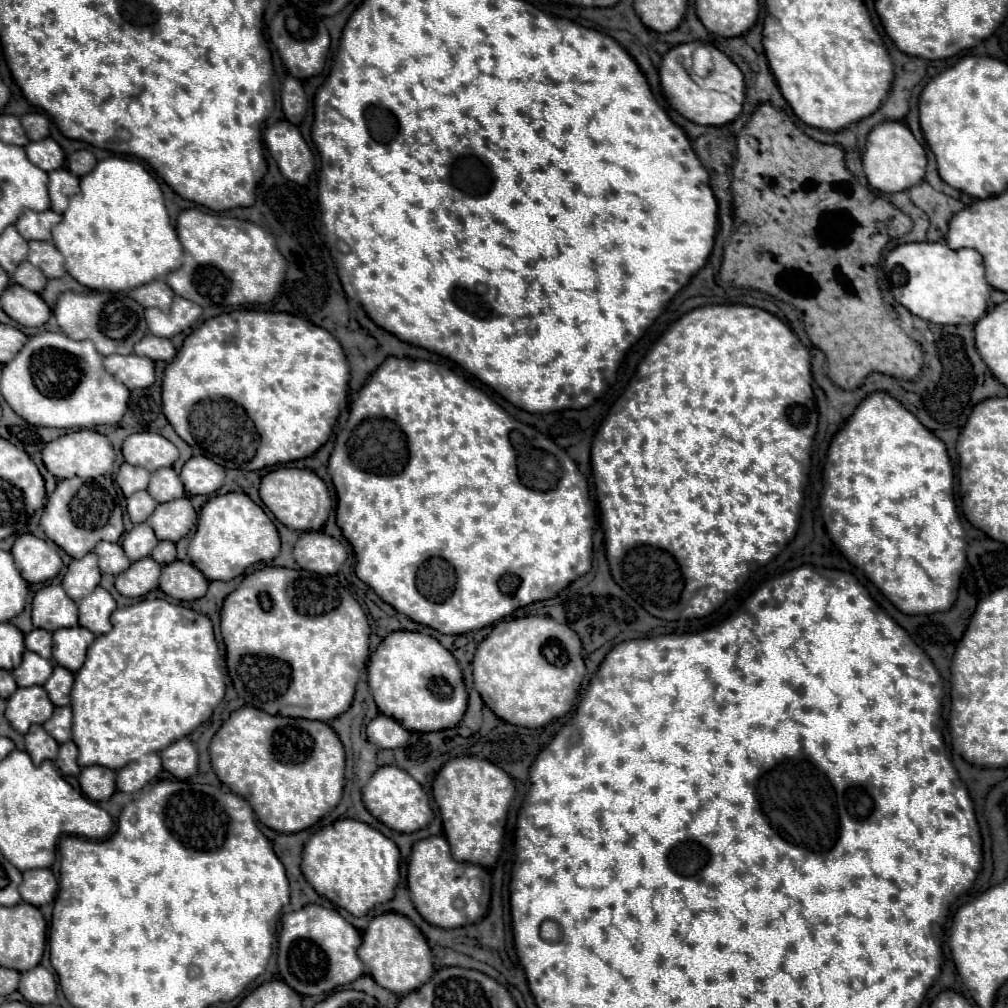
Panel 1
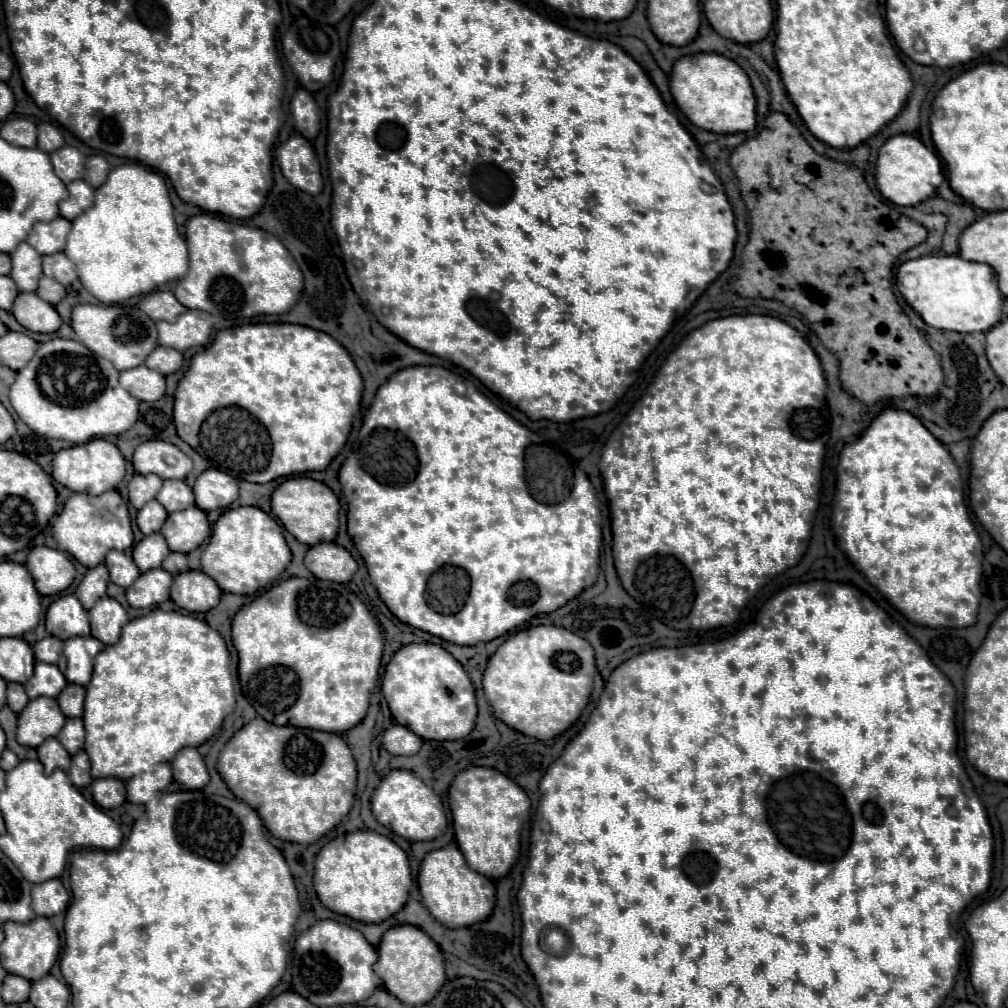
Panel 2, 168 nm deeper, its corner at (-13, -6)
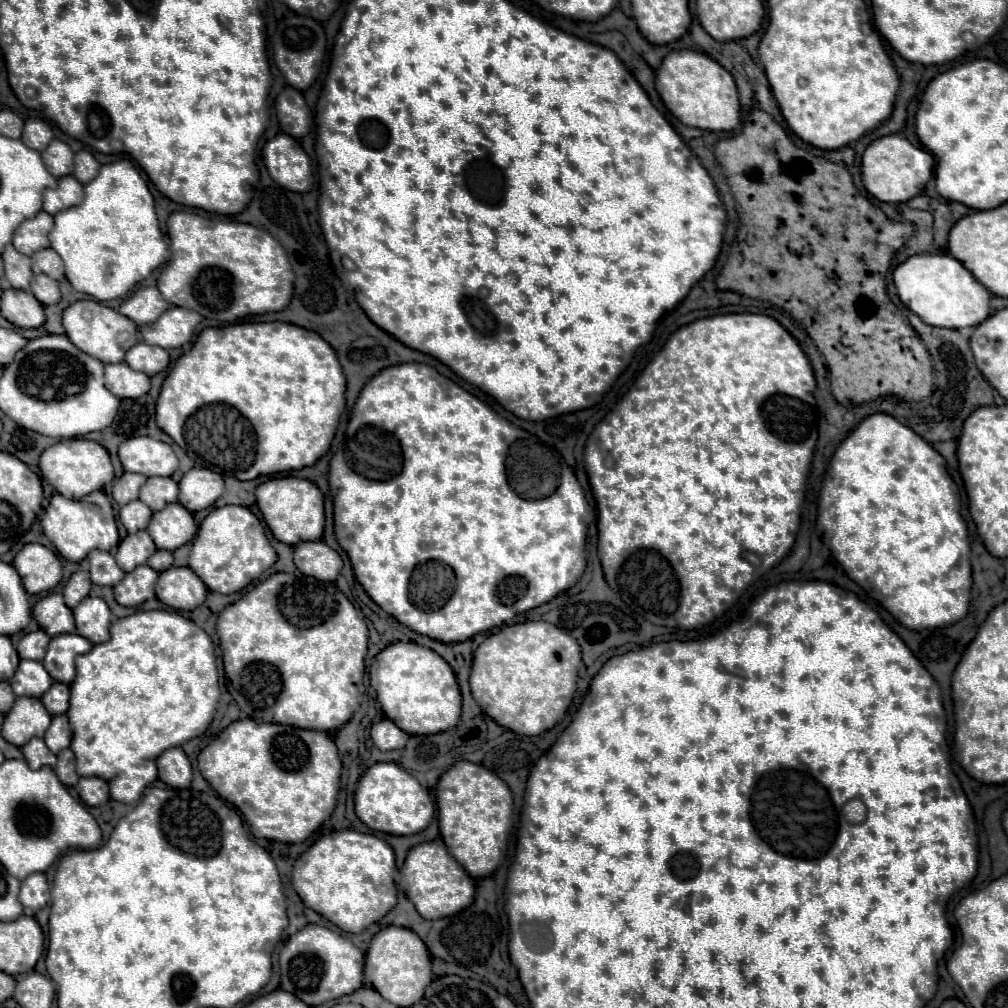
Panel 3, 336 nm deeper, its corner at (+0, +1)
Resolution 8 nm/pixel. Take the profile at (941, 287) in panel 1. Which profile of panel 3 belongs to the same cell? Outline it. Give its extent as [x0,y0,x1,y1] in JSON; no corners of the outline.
[893,254,991,328]

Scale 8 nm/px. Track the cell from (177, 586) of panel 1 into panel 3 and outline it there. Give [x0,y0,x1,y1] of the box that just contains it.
[157,568,207,610]

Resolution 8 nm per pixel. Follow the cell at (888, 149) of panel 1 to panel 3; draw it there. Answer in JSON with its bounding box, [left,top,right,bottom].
[863,134,935,202]

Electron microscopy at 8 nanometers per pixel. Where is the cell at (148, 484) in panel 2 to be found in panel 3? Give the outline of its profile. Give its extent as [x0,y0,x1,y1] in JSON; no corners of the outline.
[113,472,145,506]

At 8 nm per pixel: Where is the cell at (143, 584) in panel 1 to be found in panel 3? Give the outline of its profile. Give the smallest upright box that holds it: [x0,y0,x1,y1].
[113,564,157,606]

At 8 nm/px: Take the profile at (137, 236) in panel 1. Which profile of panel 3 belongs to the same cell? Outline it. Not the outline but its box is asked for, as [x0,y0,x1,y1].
[49,158,169,302]

